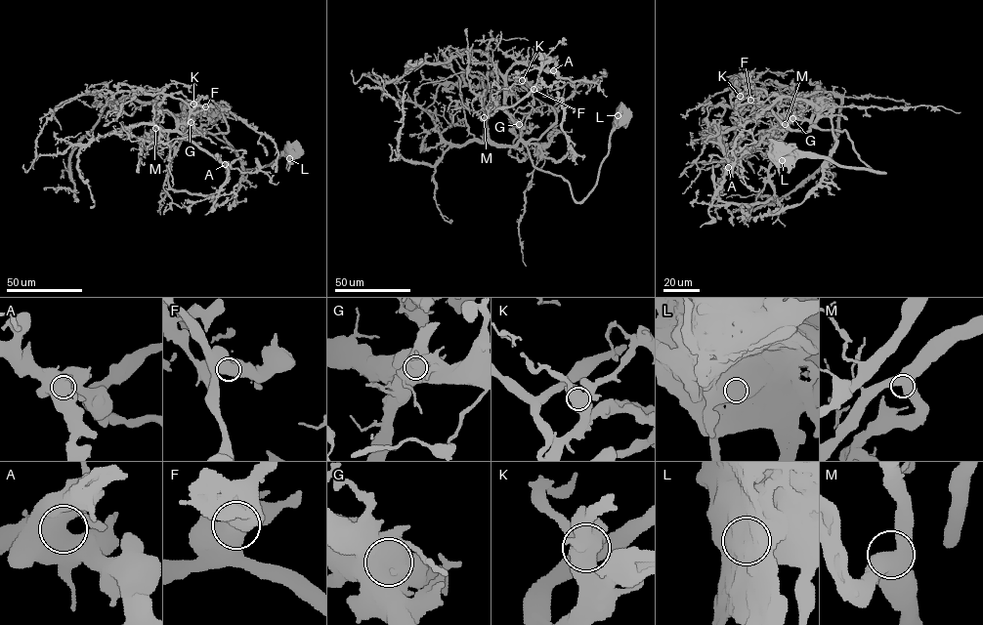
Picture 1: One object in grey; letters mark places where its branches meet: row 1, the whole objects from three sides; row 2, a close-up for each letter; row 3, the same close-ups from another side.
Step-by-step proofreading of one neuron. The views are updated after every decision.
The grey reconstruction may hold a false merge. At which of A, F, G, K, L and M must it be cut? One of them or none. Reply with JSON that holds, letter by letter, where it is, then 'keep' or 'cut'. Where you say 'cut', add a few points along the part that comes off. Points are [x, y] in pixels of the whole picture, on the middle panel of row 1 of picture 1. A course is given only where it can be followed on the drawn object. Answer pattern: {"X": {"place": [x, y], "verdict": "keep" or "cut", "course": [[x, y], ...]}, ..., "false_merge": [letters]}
{"A": {"place": [553, 70], "verdict": "keep"}, "F": {"place": [534, 89], "verdict": "keep"}, "G": {"place": [519, 124], "verdict": "cut", "course": [[519, 124], [496, 105], [499, 108], [514, 106], [521, 101], [537, 80], [541, 61], [559, 43], [566, 45]]}, "K": {"place": [522, 80], "verdict": "keep"}, "L": {"place": [618, 115], "verdict": "keep"}, "M": {"place": [484, 117], "verdict": "keep"}, "false_merge": ["G"]}

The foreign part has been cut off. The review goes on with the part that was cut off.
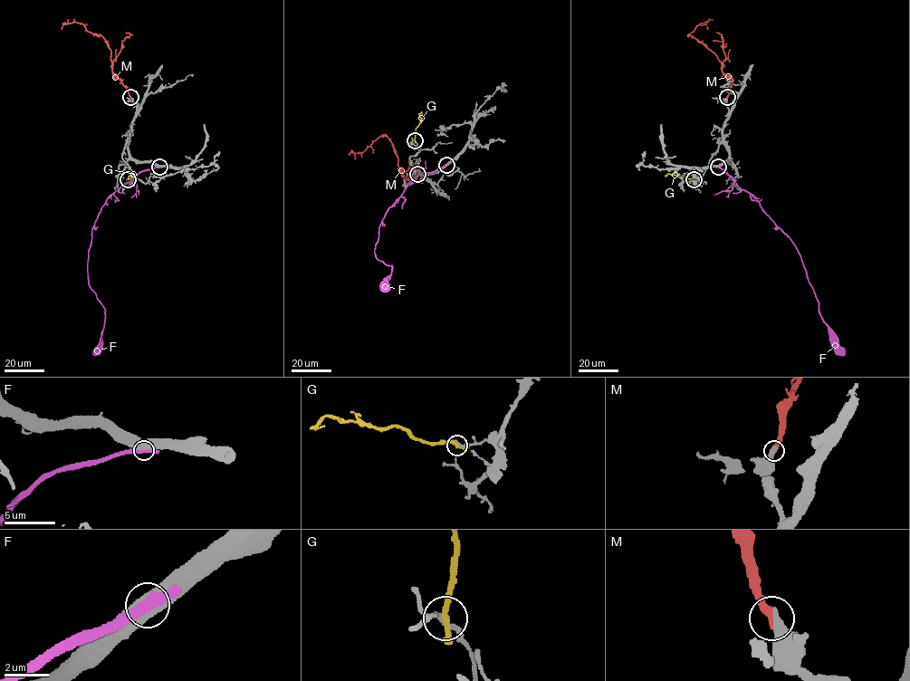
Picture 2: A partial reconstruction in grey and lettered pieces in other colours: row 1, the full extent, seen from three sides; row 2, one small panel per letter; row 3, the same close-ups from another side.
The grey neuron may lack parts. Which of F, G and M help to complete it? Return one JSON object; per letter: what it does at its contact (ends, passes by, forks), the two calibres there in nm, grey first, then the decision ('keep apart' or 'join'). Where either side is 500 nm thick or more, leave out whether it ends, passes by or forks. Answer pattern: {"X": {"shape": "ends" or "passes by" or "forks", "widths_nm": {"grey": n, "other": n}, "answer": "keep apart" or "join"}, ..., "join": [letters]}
{"F": {"widths_nm": {"grey": 550, "other": 340}, "answer": "keep apart"}, "G": {"shape": "passes by", "widths_nm": {"grey": 260, "other": 240}, "answer": "keep apart"}, "M": {"shape": "ends", "widths_nm": {"grey": 440, "other": 400}, "answer": "join"}, "join": ["M"]}

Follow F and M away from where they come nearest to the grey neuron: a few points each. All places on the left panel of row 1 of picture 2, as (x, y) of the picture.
F: (159, 167), (139, 171), (107, 198), (92, 229), (88, 282), (104, 309), (104, 325), (94, 355)
M: (129, 97), (129, 89), (112, 72), (110, 50), (100, 35), (76, 22), (64, 23), (61, 29)

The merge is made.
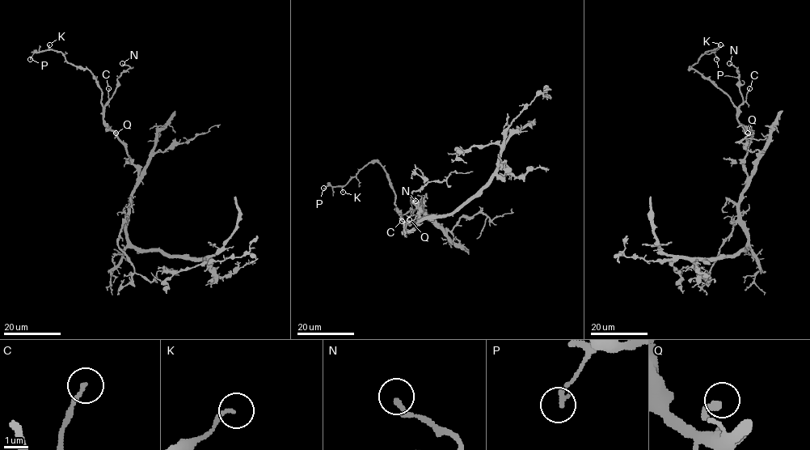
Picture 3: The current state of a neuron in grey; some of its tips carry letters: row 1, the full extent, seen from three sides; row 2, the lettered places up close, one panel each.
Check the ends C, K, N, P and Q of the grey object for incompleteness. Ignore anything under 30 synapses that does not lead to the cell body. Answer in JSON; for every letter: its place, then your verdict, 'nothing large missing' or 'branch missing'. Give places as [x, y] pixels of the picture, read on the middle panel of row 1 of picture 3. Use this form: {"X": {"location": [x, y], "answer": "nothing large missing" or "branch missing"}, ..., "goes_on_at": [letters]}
{"C": {"location": [402, 221], "answer": "nothing large missing"}, "K": {"location": [343, 192], "answer": "nothing large missing"}, "N": {"location": [415, 201], "answer": "nothing large missing"}, "P": {"location": [323, 188], "answer": "nothing large missing"}, "Q": {"location": [409, 219], "answer": "nothing large missing"}, "goes_on_at": []}

